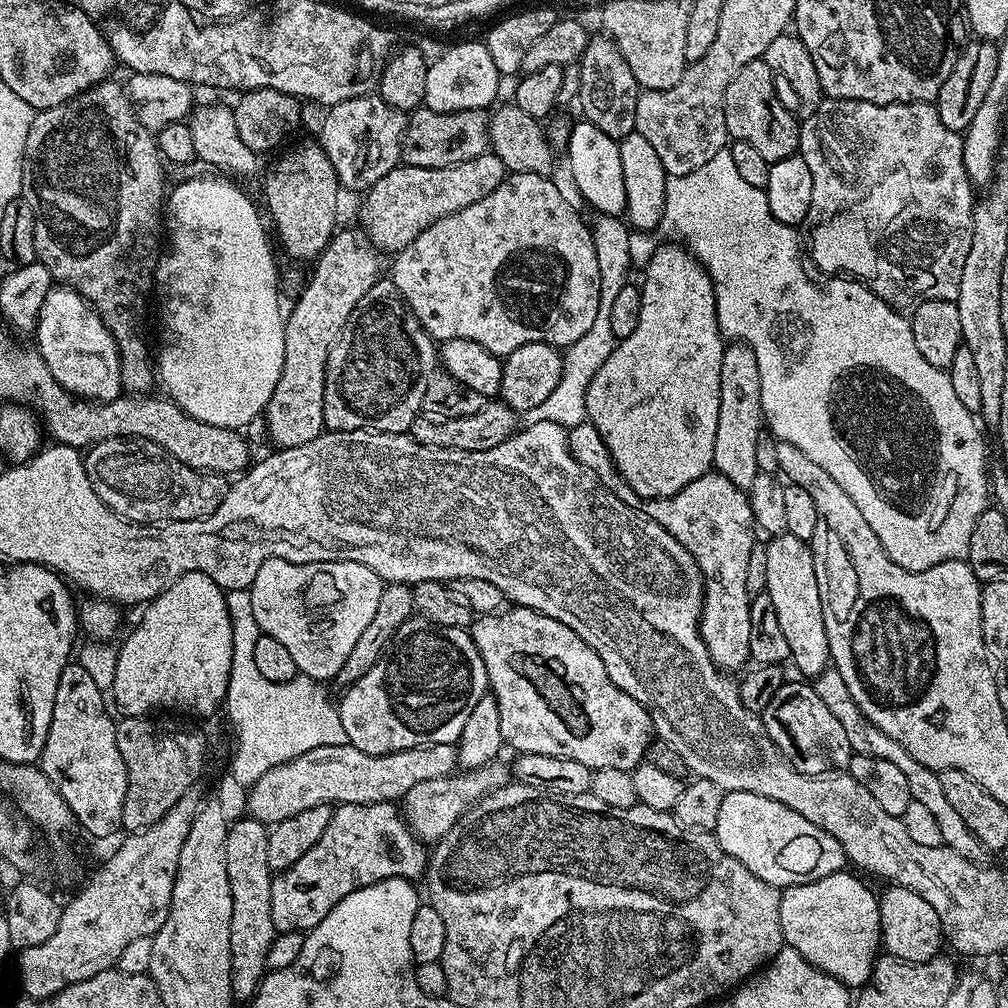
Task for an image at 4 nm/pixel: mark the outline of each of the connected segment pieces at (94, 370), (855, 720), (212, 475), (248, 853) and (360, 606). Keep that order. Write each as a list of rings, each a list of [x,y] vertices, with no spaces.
[[[54,286],[48,291],[34,339],[52,377],[73,396],[84,402],[107,402],[122,395],[124,383],[116,339],[96,309],[73,288]]]
[[[829,666],[823,672],[819,672],[814,678],[814,687],[818,698],[822,698],[822,702],[826,702],[830,714],[834,714],[834,718],[838,718],[838,723],[842,725],[842,730],[846,730],[846,738],[855,755],[883,758],[885,762],[898,766],[898,770],[902,770],[902,774],[906,774],[906,783],[910,786],[912,799],[922,802],[922,806],[929,808],[937,820],[942,833],[943,847],[962,854],[962,858],[967,860],[983,861],[986,850],[982,846],[982,842],[978,842],[978,838],[974,838],[974,834],[970,834],[966,822],[962,822],[962,817],[954,811],[954,805],[946,799],[946,793],[942,791],[940,773],[935,768],[922,766],[922,762],[918,762],[918,758],[909,754],[901,744],[894,742],[894,738],[890,738],[890,734],[882,734],[882,730],[878,730],[878,726],[870,723],[866,714],[862,714],[862,710],[858,710],[854,698],[850,698],[850,690],[846,690],[846,682],[843,680],[842,674],[838,674],[836,668]]]
[[[119,436],[87,449],[84,469],[102,502],[125,520],[155,524],[165,520],[200,520],[209,516],[228,492],[229,481],[217,472],[199,472],[166,454],[149,440]]]
[[[243,818],[233,819],[228,825],[228,837],[226,838],[226,874],[230,882],[230,894],[232,895],[232,917],[230,918],[230,954],[232,955],[232,991],[235,999],[247,1002],[256,995],[261,980],[266,975],[268,968],[268,951],[272,940],[276,937],[277,930],[272,921],[272,881],[274,873],[270,866],[270,854],[267,848],[270,846],[268,834],[269,825],[260,820]]]
[[[282,558],[264,560],[250,589],[254,602],[254,618],[258,618],[261,633],[278,638],[296,663],[299,675],[317,682],[339,677],[342,662],[346,662],[350,650],[354,650],[362,630],[373,620],[385,581],[370,566],[362,566],[353,560],[323,560],[309,564],[295,564]]]

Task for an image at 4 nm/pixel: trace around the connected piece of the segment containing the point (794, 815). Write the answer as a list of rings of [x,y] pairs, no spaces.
[[[725,792],[714,835],[723,852],[738,858],[738,862],[742,862],[750,874],[758,874],[762,882],[770,882],[781,890],[826,878],[841,871],[846,864],[838,838],[802,818],[798,810],[790,810],[790,806],[762,794]]]

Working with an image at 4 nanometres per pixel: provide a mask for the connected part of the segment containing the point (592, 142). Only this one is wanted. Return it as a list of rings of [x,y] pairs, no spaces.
[[[581,119],[572,124],[566,155],[572,180],[580,196],[601,216],[623,217],[626,212],[626,181],[622,179],[622,154],[618,140],[604,134],[590,121]]]

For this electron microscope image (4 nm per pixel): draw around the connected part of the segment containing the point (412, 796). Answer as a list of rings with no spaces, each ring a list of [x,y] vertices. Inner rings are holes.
[[[494,759],[481,768],[469,768],[442,778],[426,778],[426,782],[418,782],[411,790],[406,790],[402,815],[408,823],[408,829],[425,845],[435,845],[454,826],[454,822],[466,814],[468,808],[473,808],[483,796],[509,784],[509,765],[500,763],[499,759]]]

